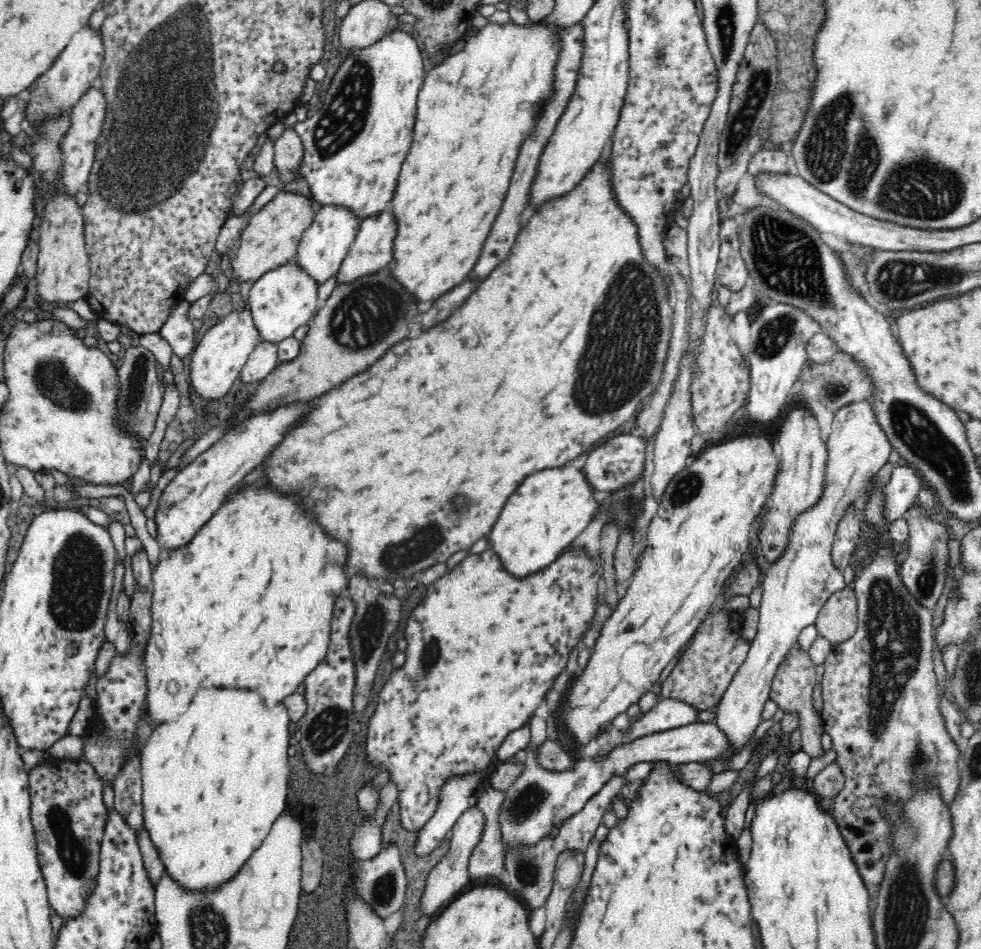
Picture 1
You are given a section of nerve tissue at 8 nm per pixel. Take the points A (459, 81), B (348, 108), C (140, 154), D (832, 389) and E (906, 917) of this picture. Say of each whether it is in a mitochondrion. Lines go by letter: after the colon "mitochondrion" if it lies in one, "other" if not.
A: other
B: mitochondrion
C: mitochondrion
D: mitochondrion
E: mitochondrion

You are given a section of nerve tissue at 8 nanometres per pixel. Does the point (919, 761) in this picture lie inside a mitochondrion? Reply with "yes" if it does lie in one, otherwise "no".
yes

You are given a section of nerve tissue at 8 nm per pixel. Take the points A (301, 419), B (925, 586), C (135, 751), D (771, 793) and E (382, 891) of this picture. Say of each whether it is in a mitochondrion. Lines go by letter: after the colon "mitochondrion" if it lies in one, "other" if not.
A: other
B: mitochondrion
C: other
D: other
E: mitochondrion

